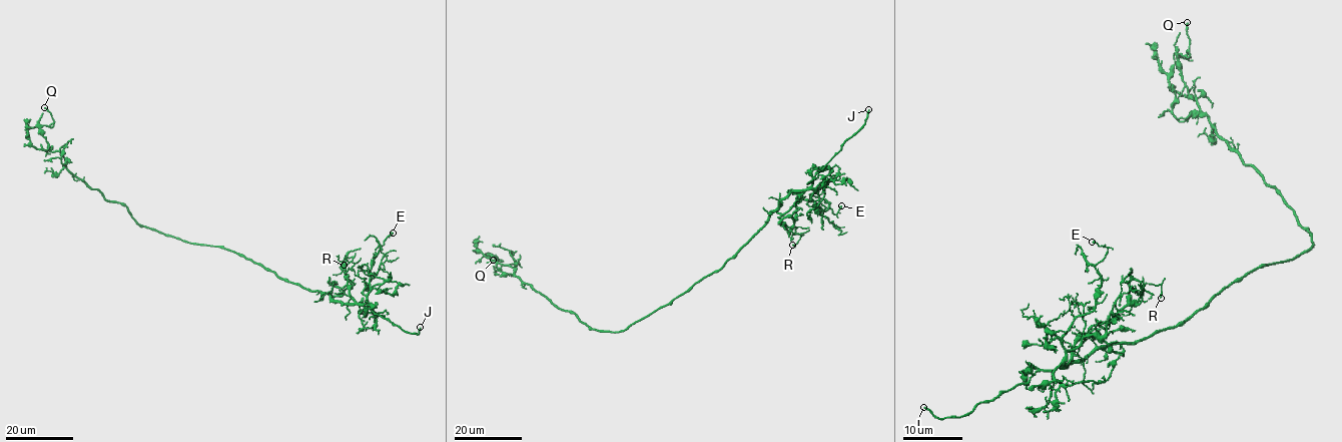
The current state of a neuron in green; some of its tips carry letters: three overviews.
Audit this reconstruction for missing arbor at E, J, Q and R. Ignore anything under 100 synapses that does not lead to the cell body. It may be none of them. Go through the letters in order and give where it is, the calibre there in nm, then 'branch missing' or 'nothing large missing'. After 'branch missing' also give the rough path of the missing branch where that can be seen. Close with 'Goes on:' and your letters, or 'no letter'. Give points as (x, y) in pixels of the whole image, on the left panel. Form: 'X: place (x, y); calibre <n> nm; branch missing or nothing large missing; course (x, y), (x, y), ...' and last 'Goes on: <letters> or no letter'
E: place (393, 233); calibre 150 nm; nothing large missing
J: place (420, 327); calibre 150 nm; branch missing; course (420, 327), (415, 326), (404, 336), (402, 352), (390, 349), (379, 363), (357, 371), (344, 384)
Q: place (44, 107); calibre 120 nm; nothing large missing
R: place (344, 265); calibre 90 nm; nothing large missing
Goes on: J

